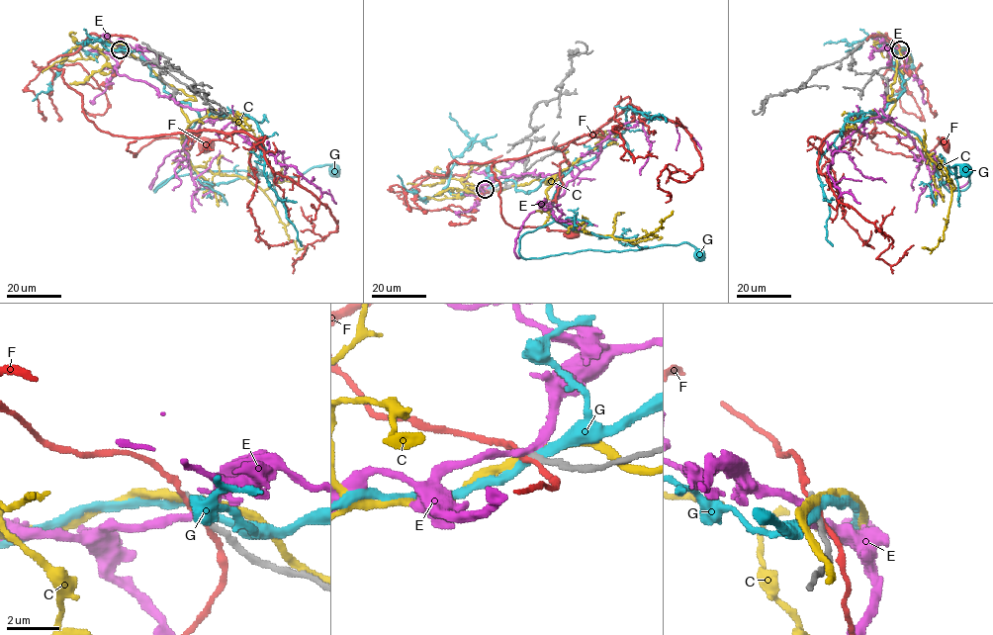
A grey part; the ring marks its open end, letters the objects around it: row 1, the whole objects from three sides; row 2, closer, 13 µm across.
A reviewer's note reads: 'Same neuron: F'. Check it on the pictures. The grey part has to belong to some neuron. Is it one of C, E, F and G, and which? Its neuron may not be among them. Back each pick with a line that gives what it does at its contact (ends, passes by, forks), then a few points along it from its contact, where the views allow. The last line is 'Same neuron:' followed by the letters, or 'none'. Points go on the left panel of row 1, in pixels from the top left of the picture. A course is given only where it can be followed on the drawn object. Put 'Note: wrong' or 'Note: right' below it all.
F: it passes by | via (121, 50), (91, 34), (48, 62), (89, 120), (137, 138), (134, 156), (159, 137), (207, 142)
Same neuron: F
Note: right

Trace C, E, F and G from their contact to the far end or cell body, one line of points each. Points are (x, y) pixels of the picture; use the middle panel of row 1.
C: (486, 189), (560, 177), (546, 181), (553, 177), (546, 206), (555, 219), (626, 240), (654, 232), (672, 211)
E: (486, 189), (500, 177), (576, 176), (632, 121), (680, 123), (701, 149)
F: (486, 189), (458, 174), (413, 183), (454, 161), (502, 160), (492, 171), (507, 224), (572, 236)
G: (486, 189), (506, 180), (528, 193), (564, 173), (554, 220), (519, 238), (524, 258), (683, 242), (698, 256)

